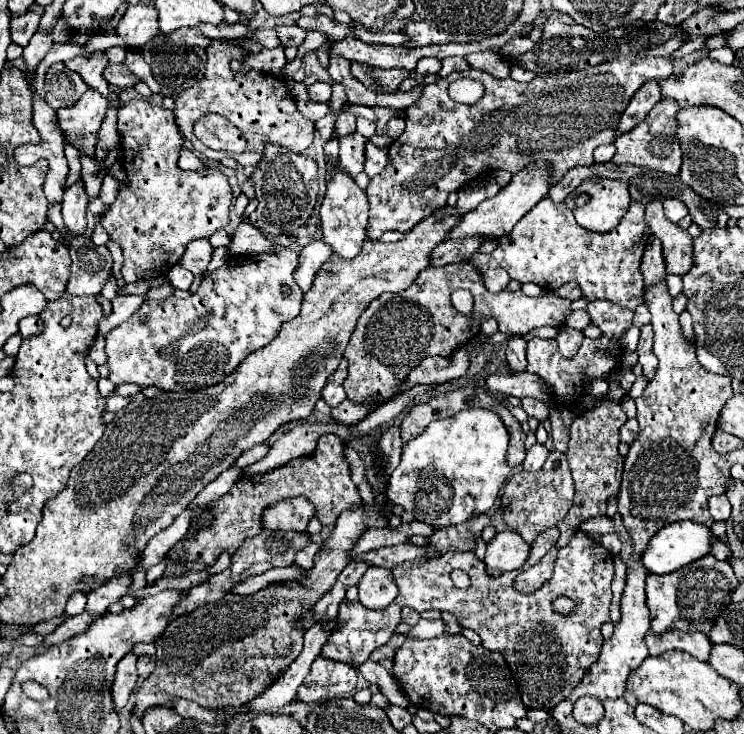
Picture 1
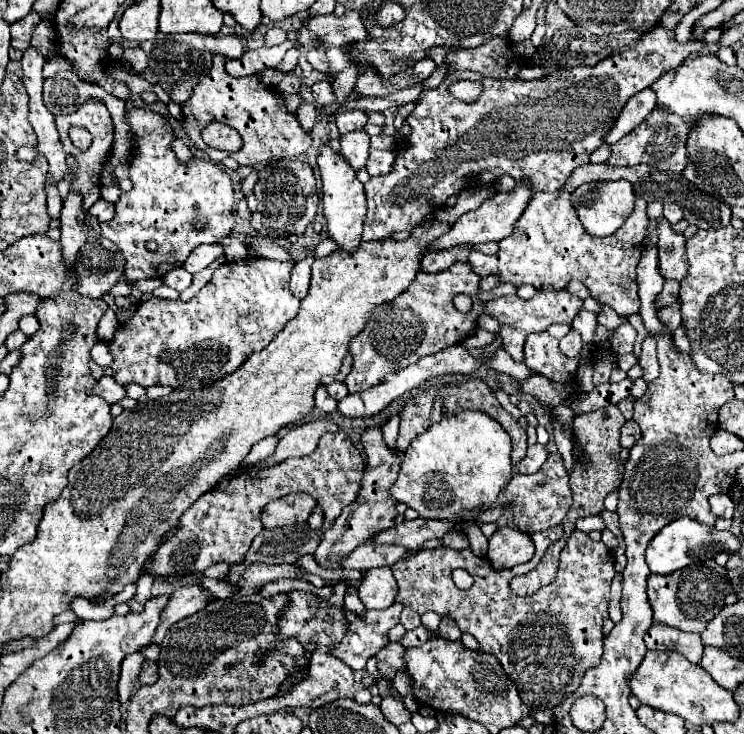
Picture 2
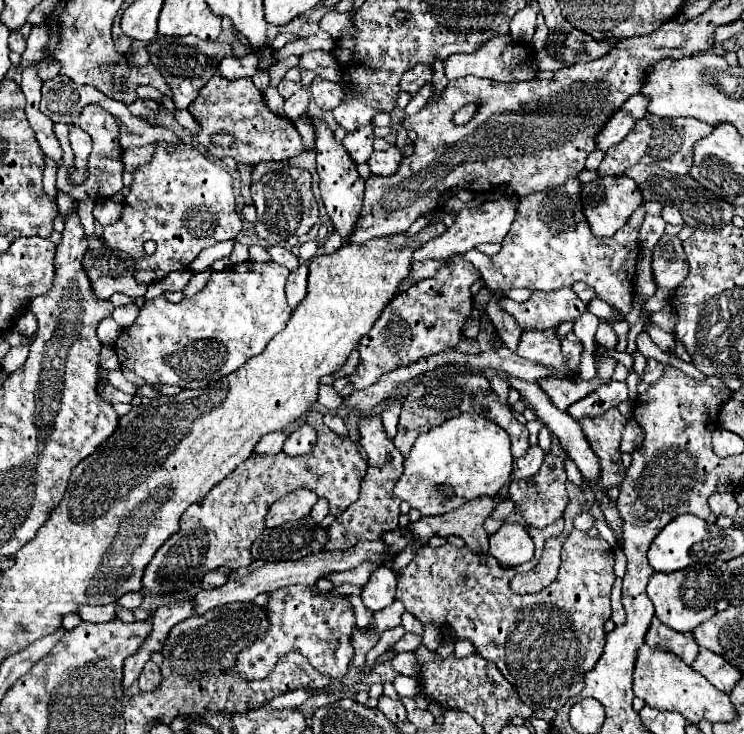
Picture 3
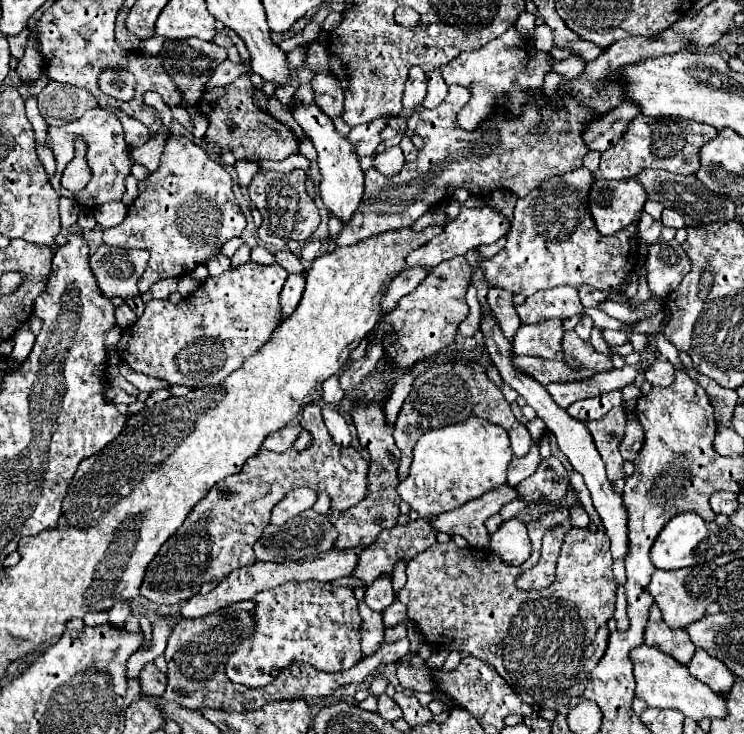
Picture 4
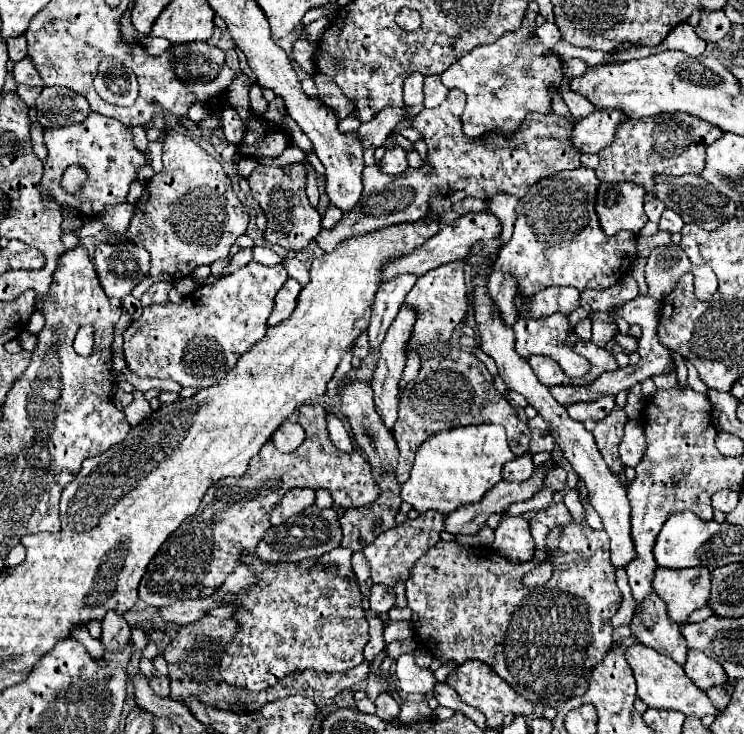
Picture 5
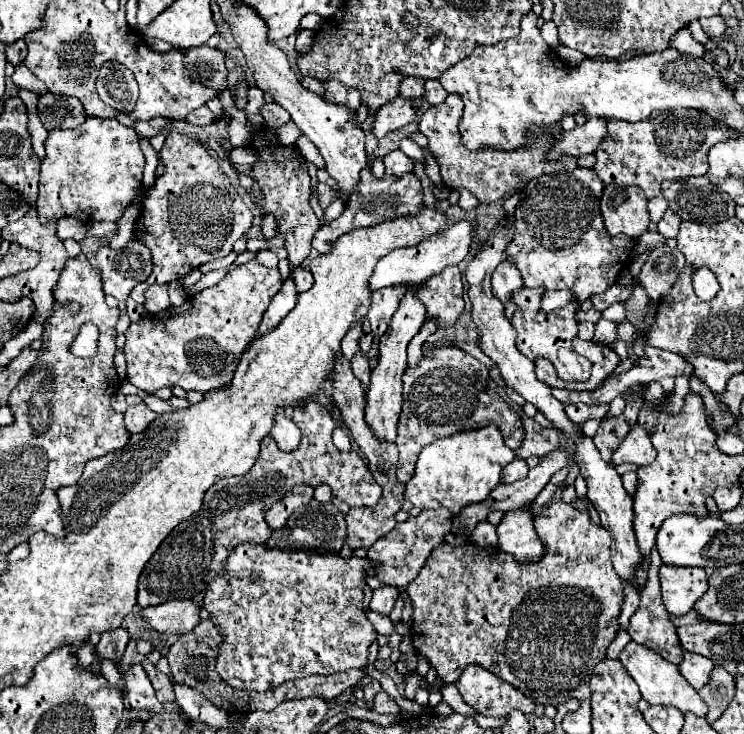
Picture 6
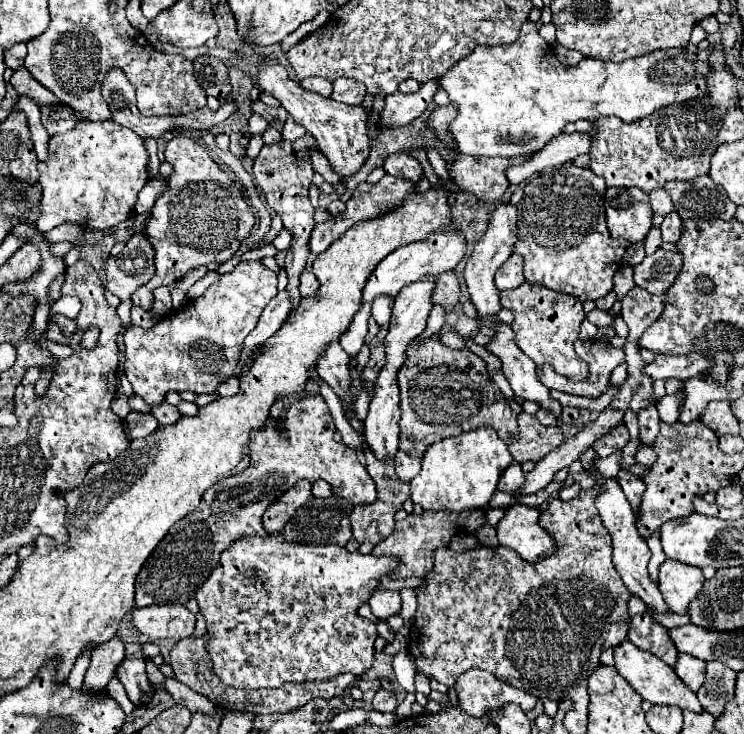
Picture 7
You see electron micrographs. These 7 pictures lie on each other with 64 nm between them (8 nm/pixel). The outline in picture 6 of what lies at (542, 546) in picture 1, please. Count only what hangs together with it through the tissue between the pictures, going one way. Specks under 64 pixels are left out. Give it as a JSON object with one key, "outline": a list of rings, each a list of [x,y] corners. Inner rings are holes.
{"outline":[[[580,498],[570,502],[570,504],[566,504],[564,500],[550,502],[548,506],[544,506],[536,514],[534,524],[536,524],[538,536],[542,538],[542,542],[546,546],[544,558],[540,558],[534,564],[520,564],[520,562],[516,562],[516,558],[512,558],[512,554],[508,554],[504,550],[498,550],[498,548],[480,548],[476,544],[466,544],[466,546],[452,548],[446,542],[436,546],[432,550],[426,566],[420,570],[420,576],[416,580],[412,580],[408,584],[408,588],[406,588],[410,592],[410,600],[412,600],[412,606],[414,606],[414,616],[412,616],[414,618],[414,622],[412,622],[412,646],[414,646],[416,654],[420,654],[420,656],[424,656],[428,660],[430,668],[436,670],[438,678],[444,684],[454,684],[468,664],[478,664],[478,666],[486,668],[488,672],[496,674],[498,678],[510,682],[514,688],[524,692],[528,698],[532,698],[534,702],[540,702],[544,706],[548,706],[548,704],[558,706],[558,704],[562,704],[562,702],[566,702],[570,698],[576,698],[580,702],[582,700],[590,702],[588,680],[592,676],[592,670],[594,670],[594,666],[600,660],[604,660],[606,648],[616,638],[616,634],[622,630],[620,622],[618,622],[618,616],[620,616],[622,602],[624,602],[624,586],[622,586],[620,576],[614,572],[612,562],[610,562],[610,534],[608,534],[608,530],[602,528],[602,524],[594,524],[590,520],[590,512],[588,512],[586,504]]]}

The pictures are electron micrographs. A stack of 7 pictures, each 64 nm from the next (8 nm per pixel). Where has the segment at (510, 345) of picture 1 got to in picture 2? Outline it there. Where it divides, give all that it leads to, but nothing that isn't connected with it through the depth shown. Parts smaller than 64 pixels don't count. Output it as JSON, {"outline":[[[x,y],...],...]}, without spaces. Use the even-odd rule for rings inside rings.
{"outline":[[[500,326],[502,348],[504,348],[512,358],[516,358],[516,362],[524,362],[524,354],[522,354],[524,338],[526,338],[526,334],[524,334],[522,330],[516,330],[516,328],[510,328],[510,326]]]}

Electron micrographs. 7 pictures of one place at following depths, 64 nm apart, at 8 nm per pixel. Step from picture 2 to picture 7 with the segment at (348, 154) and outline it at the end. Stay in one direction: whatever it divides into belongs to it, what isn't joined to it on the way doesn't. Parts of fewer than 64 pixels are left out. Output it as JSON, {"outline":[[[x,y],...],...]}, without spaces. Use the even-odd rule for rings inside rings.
{"outline":[[[428,80],[428,82],[420,84],[418,92],[390,94],[386,98],[386,106],[382,110],[382,126],[384,126],[384,130],[388,126],[390,128],[406,126],[414,118],[418,118],[434,102],[434,94],[436,94],[438,88],[440,88],[440,80]]]}

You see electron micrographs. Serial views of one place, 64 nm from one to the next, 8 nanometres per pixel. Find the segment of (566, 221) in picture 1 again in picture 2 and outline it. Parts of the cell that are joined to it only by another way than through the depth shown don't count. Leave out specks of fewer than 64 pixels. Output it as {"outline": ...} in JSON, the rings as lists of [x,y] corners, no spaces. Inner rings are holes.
{"outline":[[[536,192],[516,222],[514,232],[500,242],[500,250],[494,256],[470,250],[468,262],[478,276],[496,276],[502,284],[510,282],[514,286],[532,284],[536,290],[562,290],[570,280],[580,280],[588,286],[592,298],[610,306],[620,316],[630,316],[640,308],[636,266],[644,250],[646,226],[646,202],[638,198],[634,212],[622,228],[612,236],[596,238],[580,226],[570,192]]]}

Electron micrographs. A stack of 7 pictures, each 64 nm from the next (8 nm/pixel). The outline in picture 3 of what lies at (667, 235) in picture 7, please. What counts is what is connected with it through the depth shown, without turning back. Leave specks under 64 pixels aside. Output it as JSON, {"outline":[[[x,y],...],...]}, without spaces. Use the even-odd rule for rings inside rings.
{"outline":[[[664,206],[664,210],[662,210],[662,218],[664,218],[666,224],[676,224],[676,226],[682,226],[682,224],[684,224],[680,212],[678,212],[674,206]]]}

